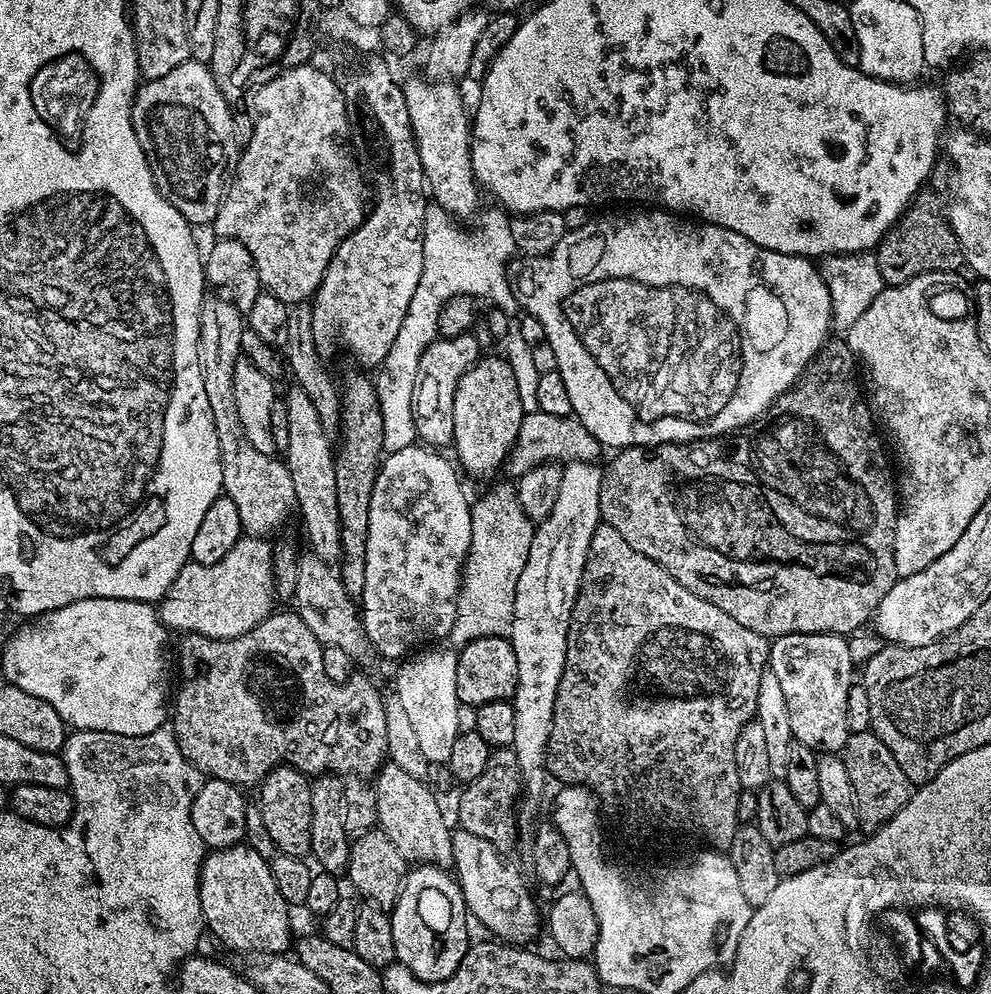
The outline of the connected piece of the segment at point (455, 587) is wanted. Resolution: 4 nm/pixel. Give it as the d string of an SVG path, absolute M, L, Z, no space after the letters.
M414 443L406 450L389 452L381 459L380 468L376 471L376 481L374 490L370 494L370 526L366 534L366 586L359 596L359 603L362 605L362 619L364 622L364 632L368 635L369 643L373 649L376 648L384 656L399 661L407 657L413 650L423 649L433 642L440 642L443 638L451 637L454 618L458 610L458 598L460 597L460 582L464 575L464 560L468 557L470 550L470 534L472 533L472 504L470 496L464 493L464 488L460 485L460 480L456 477L458 468L451 459L444 457L439 451L428 446L421 446Z

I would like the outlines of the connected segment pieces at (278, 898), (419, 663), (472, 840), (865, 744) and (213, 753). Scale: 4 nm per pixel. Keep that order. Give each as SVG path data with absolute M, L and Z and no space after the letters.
M247 842L209 851L200 867L200 905L207 931L213 932L232 952L247 954L284 954L289 951L292 932L288 929L290 906L274 886L274 874L268 860Z
M428 646L409 655L399 665L401 668L396 672L396 688L394 688L394 695L398 698L398 702L402 702L406 715L414 725L422 754L426 754L428 763L432 766L447 765L450 750L454 746L454 738L461 733L458 726L458 710L461 703L456 693L458 652L452 646L440 647L444 646Z
M463 830L452 834L452 863L454 875L460 884L471 919L493 932L495 939L513 946L524 946L542 928L542 912L536 909L536 900L524 885L520 872L504 861L505 853L495 848L486 838Z
M871 730L852 732L842 749L842 759L846 774L850 774L850 786L854 786L854 806L859 827L864 827L865 833L871 834L891 816L898 814L902 806L906 806L912 797L914 785L906 778L906 774L902 774L902 766L898 766L894 754L886 750L882 738L878 738Z
M273 611L254 630L242 634L238 638L219 640L218 638L206 638L205 636L185 635L180 644L180 676L184 681L176 692L176 705L170 708L170 727L176 736L178 746L187 760L194 765L205 777L230 782L237 786L244 784L259 785L260 781L272 768L278 764L289 764L300 772L315 778L321 774L335 774L341 778L372 778L380 771L380 767L386 763L388 755L388 743L386 742L386 710L384 709L384 696L366 677L353 674L344 683L330 682L326 678L326 669L322 667L322 650L324 645L310 634L310 626L302 622L302 618L295 611Z

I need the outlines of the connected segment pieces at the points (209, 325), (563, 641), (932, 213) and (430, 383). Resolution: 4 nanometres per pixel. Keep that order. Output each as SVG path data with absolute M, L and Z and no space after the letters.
M217 296L205 297L202 310L199 312L199 342L198 342L198 356L199 356L199 368L202 370L202 382L205 387L206 398L209 399L210 410L214 415L215 434L216 434L216 448L219 457L222 458L222 482L224 483L222 492L230 498L230 502L234 502L235 508L238 510L238 518L242 518L242 526L244 532L250 536L263 536L265 538L271 537L271 532L276 532L284 523L288 520L288 515L297 511L296 495L294 494L294 482L290 478L290 470L287 463L283 459L271 460L273 457L267 452L258 450L246 437L245 428L241 424L241 419L238 418L237 407L234 403L234 366L237 365L239 359L241 359L241 342L242 332L246 329L243 313L240 313L232 303L226 303L223 299Z
M573 460L563 465L562 487L554 501L554 510L535 525L530 554L522 574L518 574L518 586L512 607L512 631L514 658L518 658L518 686L512 697L514 706L514 742L518 766L525 793L540 796L544 783L550 780L548 763L548 739L554 718L554 702L558 694L558 682L562 682L562 670L566 666L568 627L574 610L576 595L580 592L582 574L590 550L590 538L600 523L600 487L604 473L592 462Z
M924 190L917 195L916 199L908 205L908 209L900 215L896 225L893 226L880 240L874 249L877 258L878 269L884 279L885 285L905 284L927 272L954 273L956 267L964 264L964 252L960 249L960 237L952 233L952 228L948 225L945 213L942 211L942 204L936 201L936 196L929 190Z
M448 334L444 337L426 346L418 362L412 399L417 437L436 450L449 447L454 438L454 390L458 390L458 378L462 378L462 374L466 374L466 370L470 370L470 366L474 366L482 356L480 344L472 334Z

